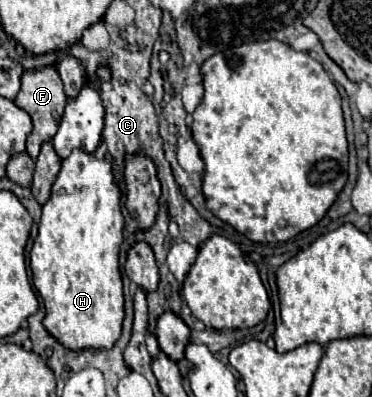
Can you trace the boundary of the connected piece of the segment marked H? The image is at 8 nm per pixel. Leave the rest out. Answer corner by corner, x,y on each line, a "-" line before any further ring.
73,151
61,163
51,197
43,205
39,235
31,249
33,285
45,303
43,325
67,351
111,349
121,337
121,243
123,215
109,159

